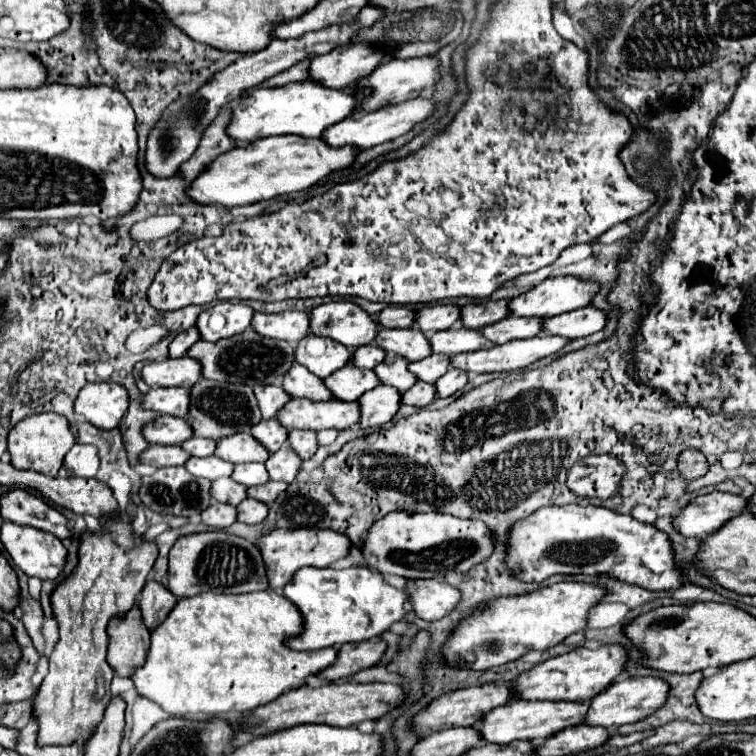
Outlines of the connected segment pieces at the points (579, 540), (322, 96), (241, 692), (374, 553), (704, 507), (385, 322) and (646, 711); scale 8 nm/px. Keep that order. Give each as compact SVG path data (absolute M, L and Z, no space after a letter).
M593 504L545 506L517 522L513 526L507 568L525 582L543 582L553 574L605 574L657 592L685 584L681 570L675 566L673 544L665 532L633 516Z
M317 80L291 82L281 88L257 88L251 96L241 98L239 106L233 110L227 134L237 142L253 142L267 136L297 134L303 138L321 138L321 132L329 126L353 116L357 104L371 94L369 88L345 86L345 88L325 88Z
M275 590L247 592L239 596L229 594L197 594L183 598L169 612L165 622L151 632L151 648L145 666L135 670L131 676L137 692L153 702L157 702L171 716L187 714L207 714L207 716L227 716L245 714L291 688L305 686L305 680L321 670L329 668L337 658L337 648L319 652L297 652L285 646L287 638L301 634L303 616L293 602Z
M391 512L377 520L369 530L363 556L369 568L381 574L399 574L405 578L443 578L449 572L467 572L485 562L495 550L491 530L481 520L463 520L451 514L427 512Z
M711 492L707 496L695 498L685 506L675 518L673 524L683 536L707 538L713 536L723 524L747 510L749 498L729 492Z
M387 306L379 312L377 322L383 328L411 328L413 326L413 314L415 310L405 306Z
M617 678L601 698L593 698L591 708L589 708L589 718L585 720L591 726L605 726L609 728L611 724L627 724L627 722L637 722L643 720L651 714L655 714L665 702L669 694L669 684L661 678Z

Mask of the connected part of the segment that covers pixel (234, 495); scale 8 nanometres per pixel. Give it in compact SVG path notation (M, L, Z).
M219 478L219 480L213 480L213 482L211 482L209 494L211 494L211 498L217 500L217 502L225 502L225 504L237 506L243 498L247 498L245 490L247 490L245 486L233 482L231 478Z

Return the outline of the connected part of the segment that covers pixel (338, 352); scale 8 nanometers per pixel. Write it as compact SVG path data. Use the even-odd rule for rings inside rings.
M307 334L295 348L295 362L305 366L319 378L327 378L333 370L349 364L349 350L331 338L317 338Z

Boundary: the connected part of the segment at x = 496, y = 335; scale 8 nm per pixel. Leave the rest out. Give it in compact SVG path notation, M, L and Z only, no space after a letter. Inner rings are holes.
M507 316L501 322L481 328L481 334L493 344L505 344L505 342L517 340L517 338L533 338L533 336L541 334L541 320Z

